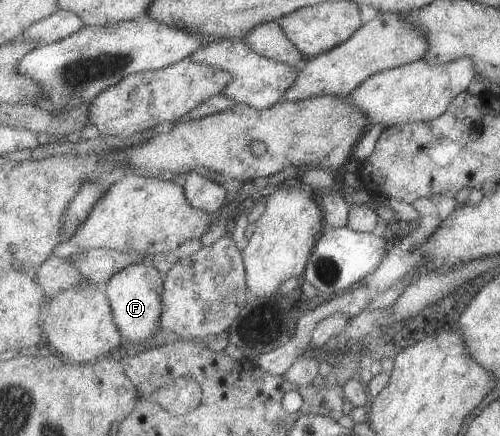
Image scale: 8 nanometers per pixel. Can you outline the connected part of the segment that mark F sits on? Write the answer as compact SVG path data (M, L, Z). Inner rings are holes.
M144 260L117 272L108 282L105 291L112 304L115 320L124 338L147 340L162 335L161 315L163 314L163 295L165 274L159 272L152 263Z

